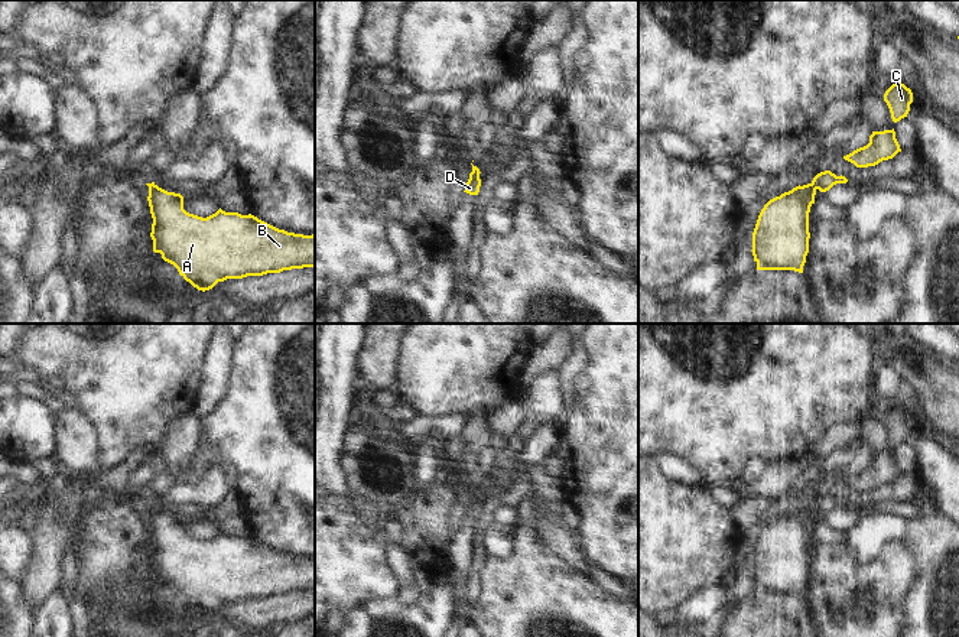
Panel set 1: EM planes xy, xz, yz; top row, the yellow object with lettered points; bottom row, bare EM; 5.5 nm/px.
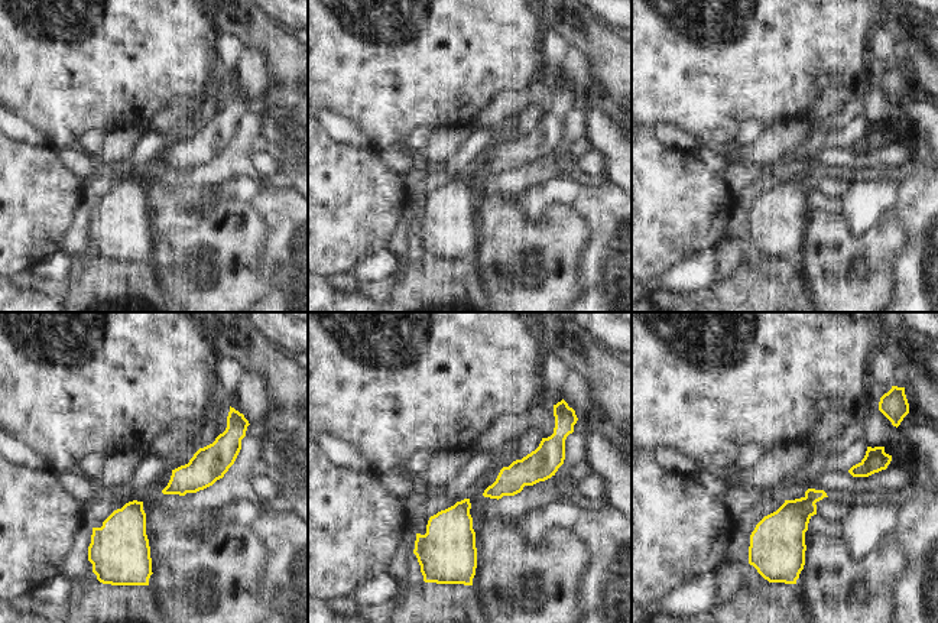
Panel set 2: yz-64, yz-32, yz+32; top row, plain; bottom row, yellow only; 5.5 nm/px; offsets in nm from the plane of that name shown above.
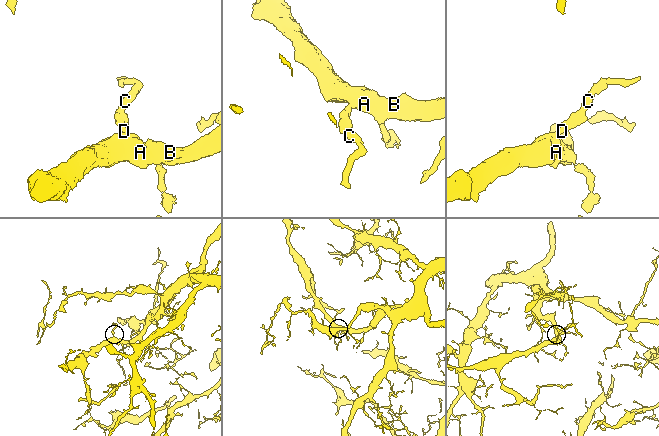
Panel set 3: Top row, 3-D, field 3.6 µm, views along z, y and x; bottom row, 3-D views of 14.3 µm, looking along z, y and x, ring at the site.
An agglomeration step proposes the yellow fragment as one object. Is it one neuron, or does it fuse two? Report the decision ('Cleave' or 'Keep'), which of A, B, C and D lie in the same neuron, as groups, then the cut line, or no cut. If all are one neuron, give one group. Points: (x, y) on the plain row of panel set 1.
Keep. Groups: A B C D. No split.

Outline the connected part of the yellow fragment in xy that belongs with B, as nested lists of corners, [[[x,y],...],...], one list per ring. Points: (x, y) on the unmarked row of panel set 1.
[[[155,506],[149,510],[149,530],[153,542],[150,560],[153,575],[173,588],[179,598],[198,614],[209,614],[218,605],[263,599],[283,594],[315,591],[315,558],[303,559],[279,553],[257,540],[225,536],[221,532],[207,540],[183,533],[183,520],[168,516]]]

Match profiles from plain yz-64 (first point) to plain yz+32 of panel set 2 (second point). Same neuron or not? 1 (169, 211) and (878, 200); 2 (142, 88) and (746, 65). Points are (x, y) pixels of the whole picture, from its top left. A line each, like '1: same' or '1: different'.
1: different
2: same

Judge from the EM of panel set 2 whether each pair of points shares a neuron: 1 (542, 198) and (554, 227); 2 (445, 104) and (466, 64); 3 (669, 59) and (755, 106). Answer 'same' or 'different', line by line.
1: different
2: same
3: same

